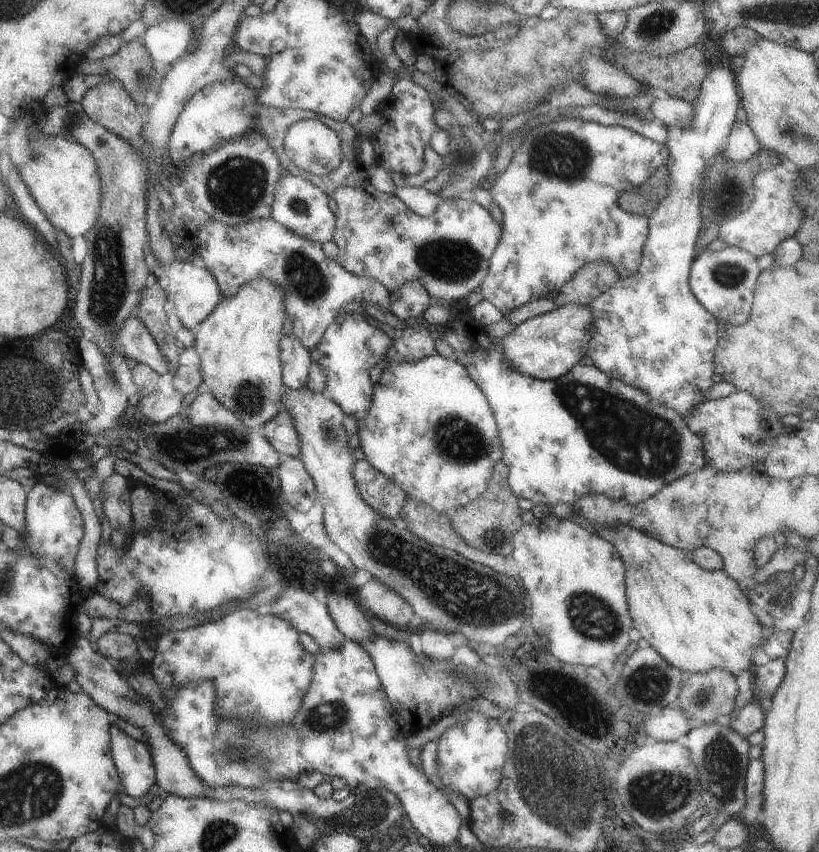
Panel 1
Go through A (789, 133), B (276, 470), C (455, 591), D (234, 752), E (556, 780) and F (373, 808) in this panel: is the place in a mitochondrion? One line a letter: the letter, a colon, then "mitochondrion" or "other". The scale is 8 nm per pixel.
A: mitochondrion
B: other
C: mitochondrion
D: mitochondrion
E: mitochondrion
F: mitochondrion

